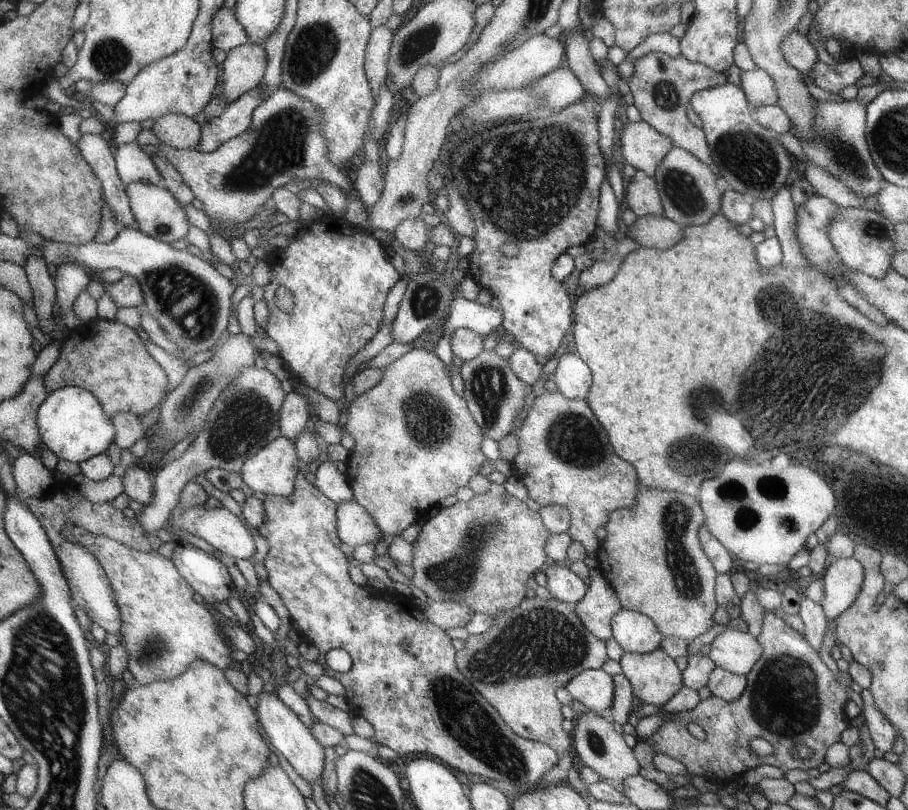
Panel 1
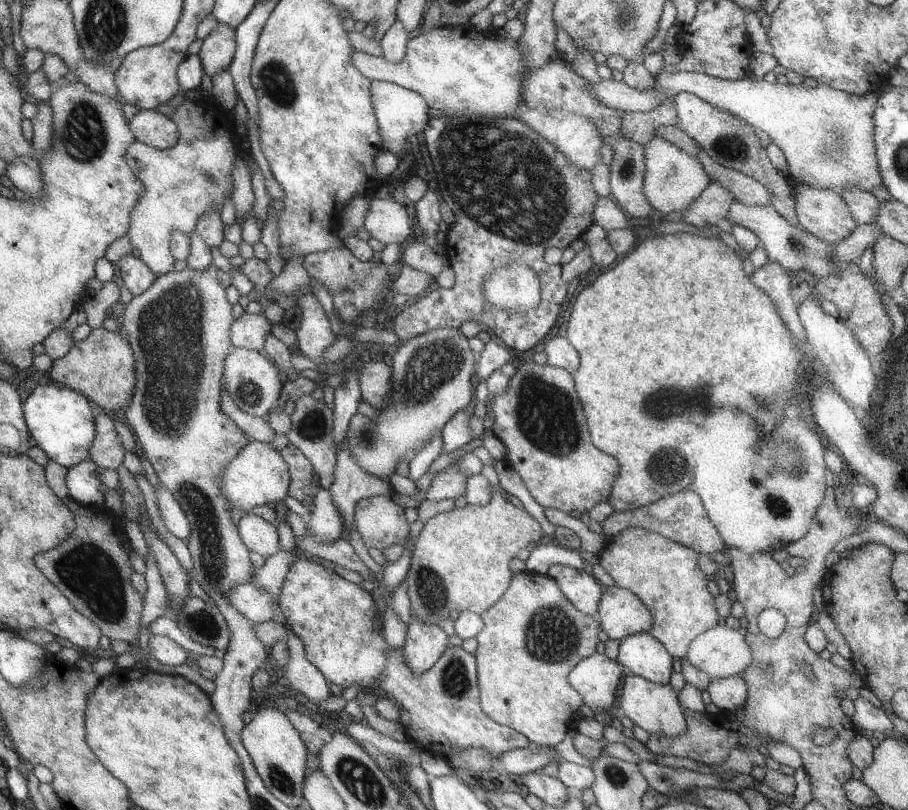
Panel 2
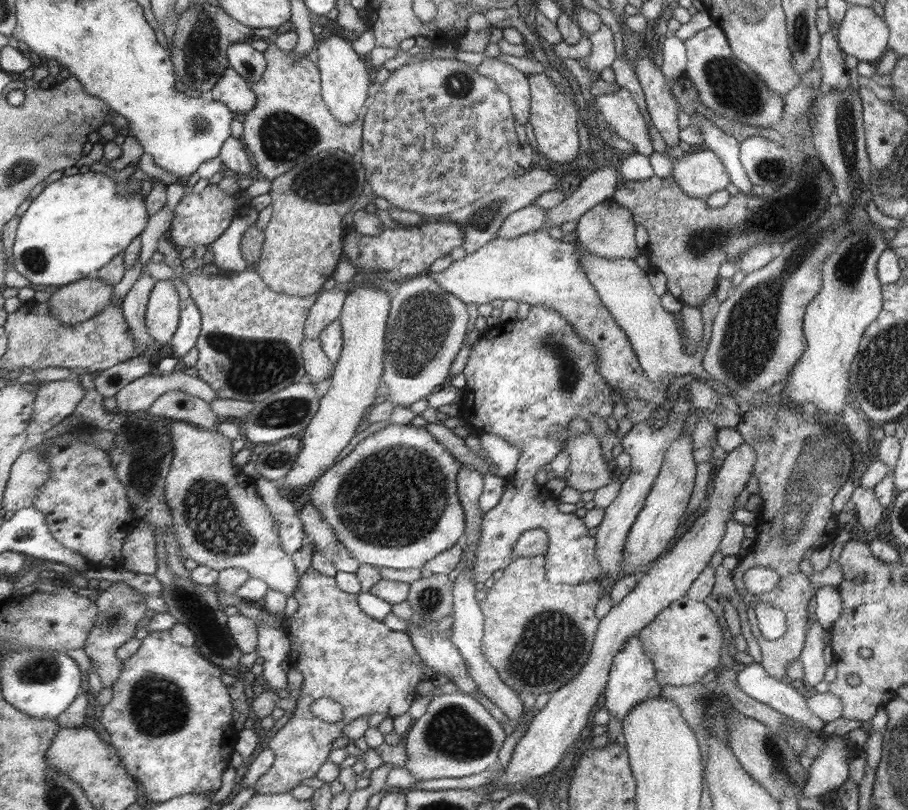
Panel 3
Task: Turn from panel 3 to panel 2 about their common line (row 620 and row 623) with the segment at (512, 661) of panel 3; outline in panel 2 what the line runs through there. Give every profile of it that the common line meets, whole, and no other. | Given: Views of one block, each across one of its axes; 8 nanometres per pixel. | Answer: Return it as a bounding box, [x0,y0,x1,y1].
[475,571,601,747]

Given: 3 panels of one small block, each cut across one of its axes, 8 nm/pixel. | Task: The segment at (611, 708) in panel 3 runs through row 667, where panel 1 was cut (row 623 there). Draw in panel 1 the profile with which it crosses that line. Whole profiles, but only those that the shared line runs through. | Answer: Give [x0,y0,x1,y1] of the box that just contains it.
[612,608,664,654]

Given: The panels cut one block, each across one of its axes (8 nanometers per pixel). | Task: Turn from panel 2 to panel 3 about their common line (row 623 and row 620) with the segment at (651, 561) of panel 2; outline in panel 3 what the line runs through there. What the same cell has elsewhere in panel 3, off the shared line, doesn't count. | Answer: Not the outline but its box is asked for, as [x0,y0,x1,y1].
[640,596,723,686]

